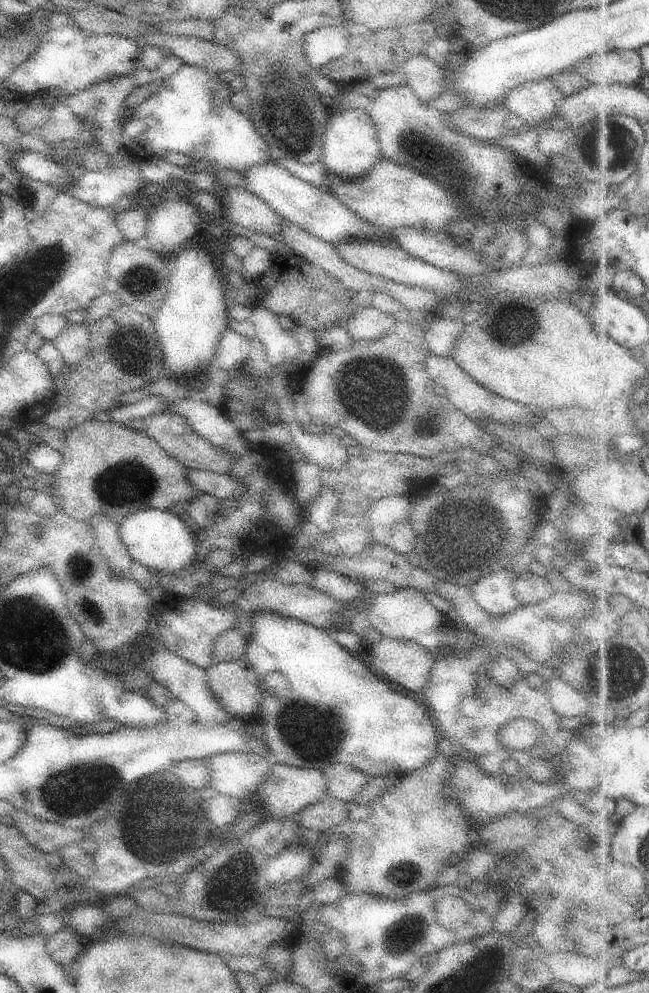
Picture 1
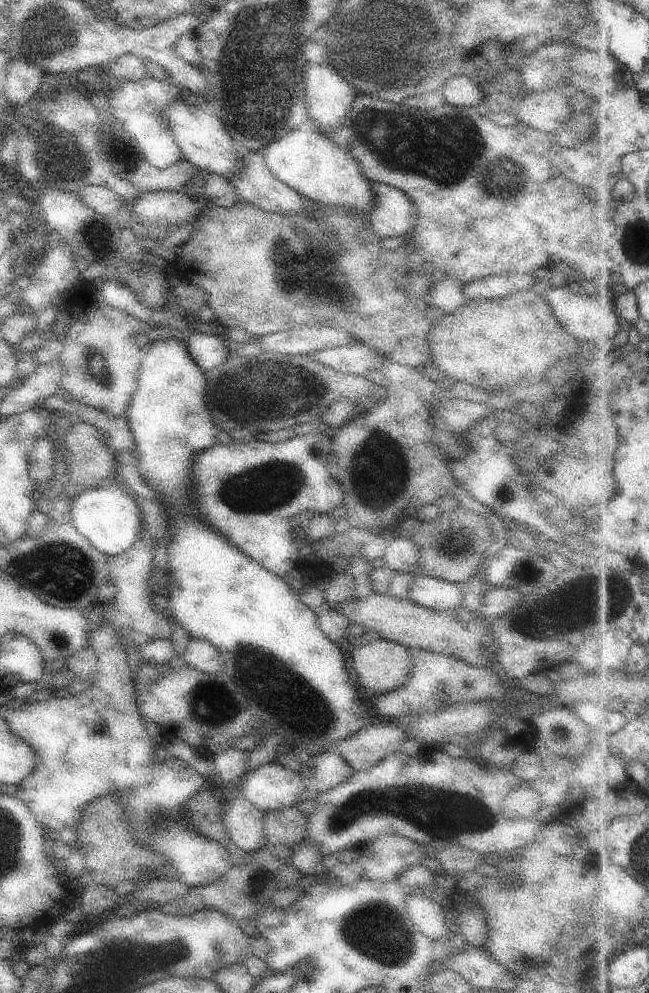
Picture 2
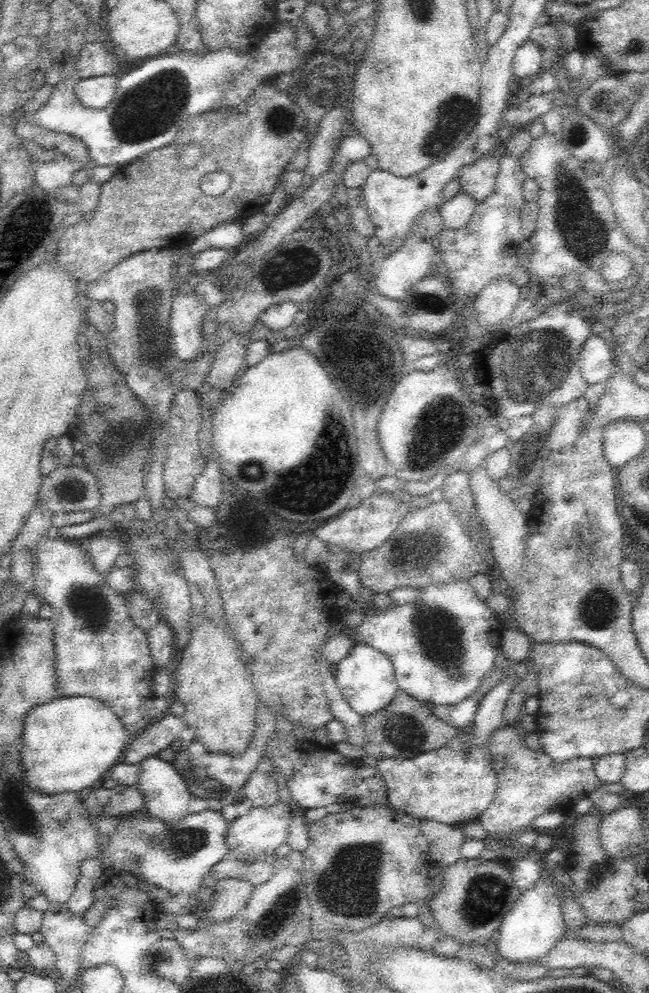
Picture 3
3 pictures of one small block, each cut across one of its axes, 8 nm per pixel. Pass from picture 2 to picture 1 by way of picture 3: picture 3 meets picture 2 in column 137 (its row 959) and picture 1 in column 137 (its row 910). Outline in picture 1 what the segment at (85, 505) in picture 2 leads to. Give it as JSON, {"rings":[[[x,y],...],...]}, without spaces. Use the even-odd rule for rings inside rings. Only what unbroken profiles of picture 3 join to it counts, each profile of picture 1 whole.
{"rings":[[[152,507],[136,509],[123,518],[119,524],[119,533],[134,562],[140,562],[151,570],[172,574],[189,566],[195,560],[197,551],[195,532],[177,515],[167,510]]]}

